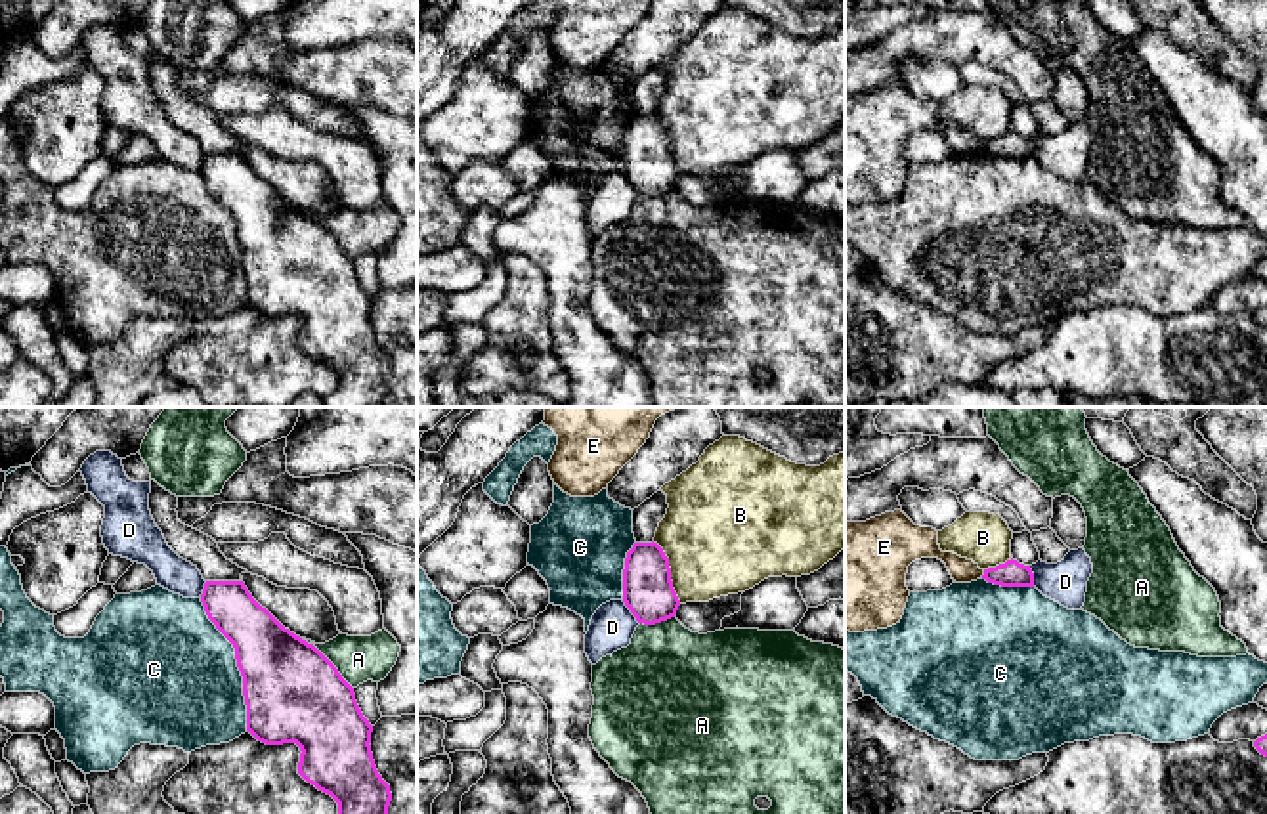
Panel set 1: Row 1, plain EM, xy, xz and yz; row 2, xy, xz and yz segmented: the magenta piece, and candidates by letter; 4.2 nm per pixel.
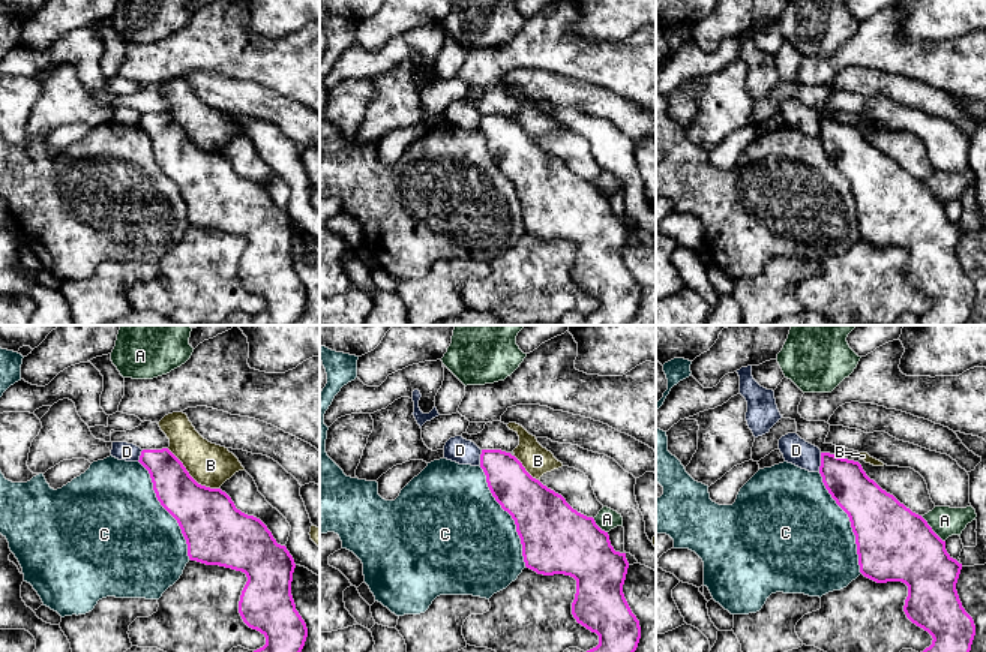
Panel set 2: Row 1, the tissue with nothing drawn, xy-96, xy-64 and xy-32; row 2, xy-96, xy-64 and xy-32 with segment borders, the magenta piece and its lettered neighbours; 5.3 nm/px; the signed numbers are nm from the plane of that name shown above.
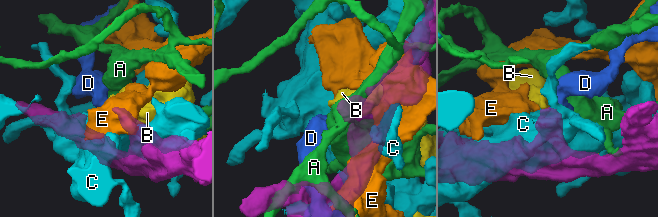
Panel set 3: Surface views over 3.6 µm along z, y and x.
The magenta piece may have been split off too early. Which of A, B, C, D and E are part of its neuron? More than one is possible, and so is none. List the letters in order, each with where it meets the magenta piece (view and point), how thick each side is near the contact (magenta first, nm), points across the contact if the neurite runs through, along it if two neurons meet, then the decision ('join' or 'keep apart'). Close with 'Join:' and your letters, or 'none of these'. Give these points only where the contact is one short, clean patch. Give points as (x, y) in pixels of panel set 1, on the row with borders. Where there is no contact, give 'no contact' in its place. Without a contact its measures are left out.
A: meets magenta in xy at (329, 662); 420 nm thick on the magenta side, 190 nm on the other; keep apart
B: meets magenta in xz at (669, 572); 220 nm thick on the magenta side, 460 nm on the other; keep apart
C: meets magenta in xy at (237, 665); 400 nm thick on the magenta side, 500 nm on the other; keep apart
D: meets magenta in xz at (631, 612); 220 nm thick on the magenta side, 190 nm on the other; border along xz (622, 600), (639, 623); keep apart
E: meets magenta in yz at (985, 574); 110 nm thick on the magenta side, 110 nm on the other; keep apart
Join: none of these

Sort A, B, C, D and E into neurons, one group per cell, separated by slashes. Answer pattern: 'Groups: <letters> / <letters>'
Groups: A / B / C / D / E

